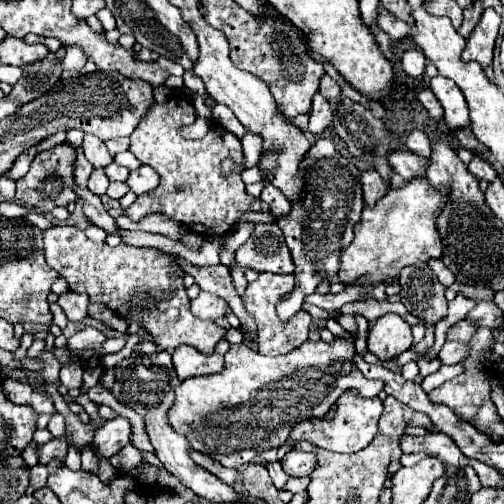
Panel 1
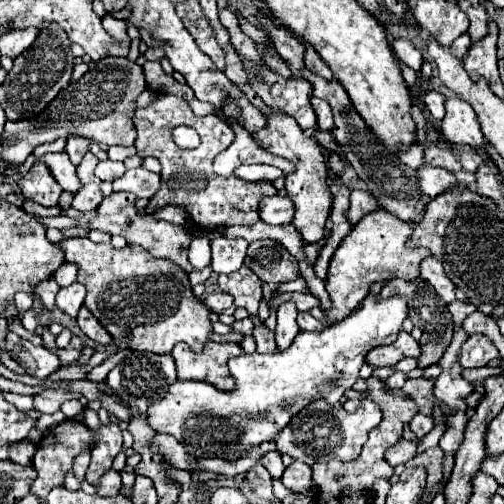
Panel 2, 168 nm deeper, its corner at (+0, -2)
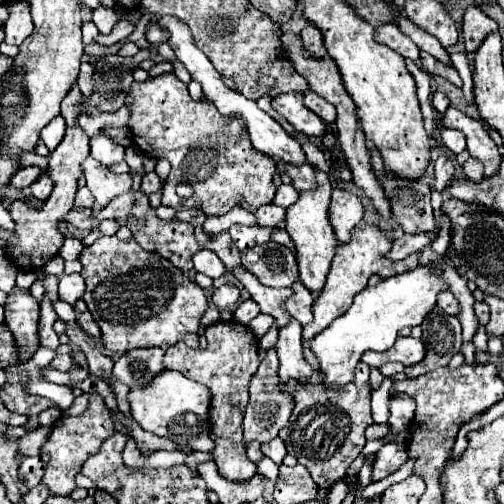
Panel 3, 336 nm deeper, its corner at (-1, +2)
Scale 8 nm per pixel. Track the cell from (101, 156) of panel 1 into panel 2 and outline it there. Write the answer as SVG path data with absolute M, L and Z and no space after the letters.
M89 152L89 154L81 160L81 164L77 166L77 176L79 176L79 180L81 180L83 184L89 184L89 182L97 182L97 184L99 184L99 178L95 178L95 174L93 174L93 168L95 168L97 162L99 162L99 158Z

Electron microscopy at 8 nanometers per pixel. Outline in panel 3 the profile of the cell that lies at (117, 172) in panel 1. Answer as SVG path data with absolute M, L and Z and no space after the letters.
M100 134L100 136L90 138L90 156L96 158L104 166L112 166L124 160L124 148L112 142L108 136Z

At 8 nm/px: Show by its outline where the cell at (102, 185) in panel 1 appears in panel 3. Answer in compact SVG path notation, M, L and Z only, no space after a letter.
M80 186L76 192L76 200L74 200L76 208L92 208L94 206L94 198L90 194L90 190L86 186Z

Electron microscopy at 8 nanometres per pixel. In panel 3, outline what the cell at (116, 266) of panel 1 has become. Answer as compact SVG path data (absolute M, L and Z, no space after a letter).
M102 236L92 246L86 246L80 252L78 260L82 262L82 276L86 280L86 292L82 300L100 326L102 342L108 350L128 352L134 348L170 346L178 340L184 340L190 348L198 348L198 328L204 312L208 310L208 300L204 296L204 290L182 270L172 266L172 262L140 248L134 238L118 240L116 236Z

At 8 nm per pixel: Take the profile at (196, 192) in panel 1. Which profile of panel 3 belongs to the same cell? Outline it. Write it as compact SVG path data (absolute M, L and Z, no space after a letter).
M174 74L134 82L126 104L132 112L128 128L136 146L152 158L166 158L172 170L184 168L186 182L194 186L192 204L206 216L222 216L236 204L242 204L248 212L256 212L262 204L274 200L276 186L272 176L276 166L268 156L252 148L244 124L238 118L220 116L206 100L192 102L186 84Z

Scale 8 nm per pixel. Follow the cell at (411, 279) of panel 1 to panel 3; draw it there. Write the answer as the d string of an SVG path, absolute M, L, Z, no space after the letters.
M434 306L422 322L422 342L426 346L426 356L416 366L408 366L404 370L408 378L416 378L434 368L446 366L450 358L460 352L462 336L458 318L444 314L440 306Z

